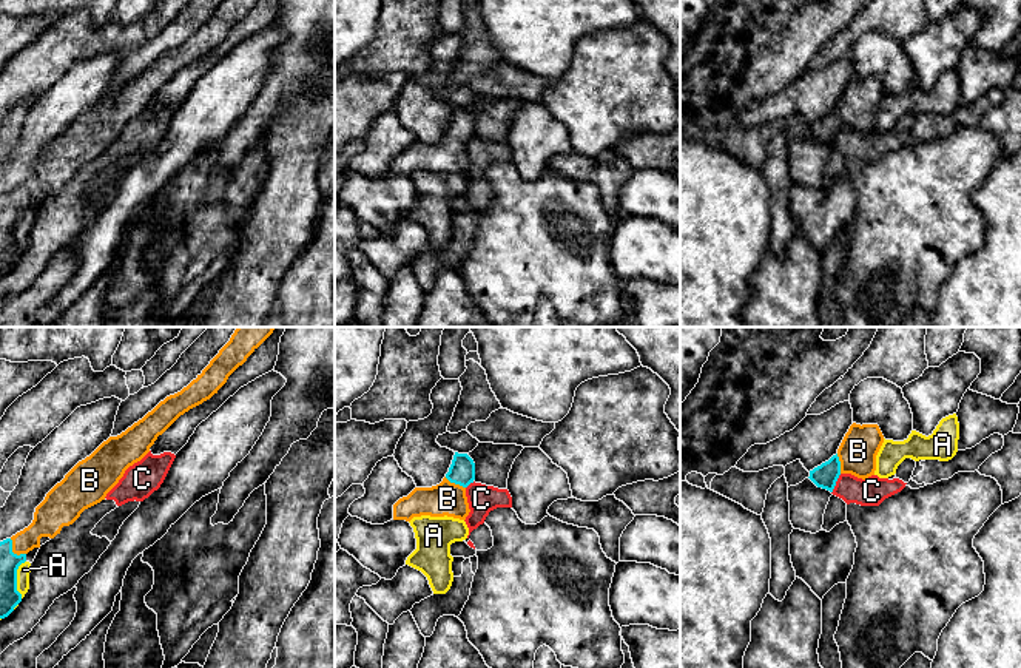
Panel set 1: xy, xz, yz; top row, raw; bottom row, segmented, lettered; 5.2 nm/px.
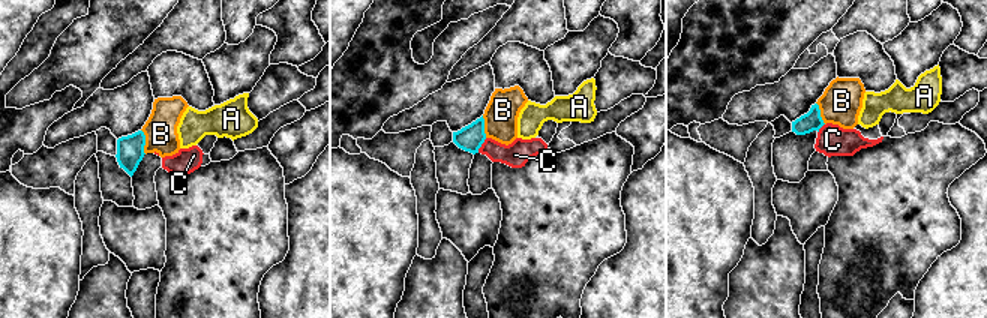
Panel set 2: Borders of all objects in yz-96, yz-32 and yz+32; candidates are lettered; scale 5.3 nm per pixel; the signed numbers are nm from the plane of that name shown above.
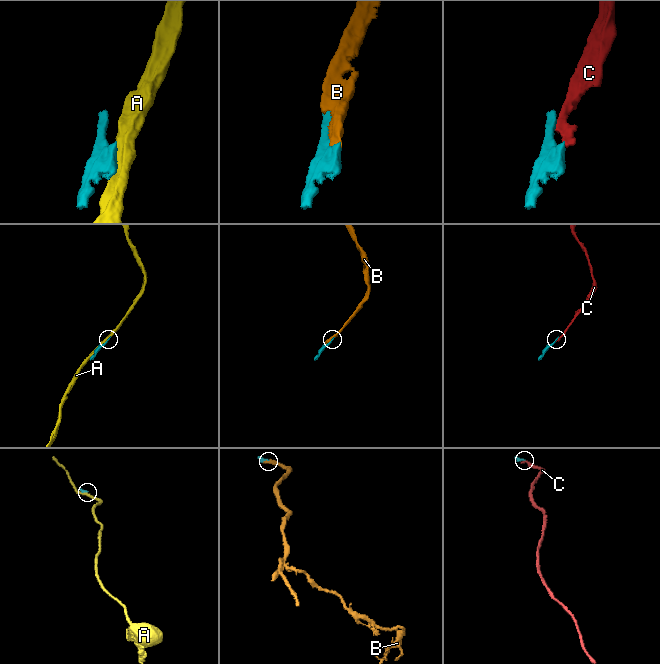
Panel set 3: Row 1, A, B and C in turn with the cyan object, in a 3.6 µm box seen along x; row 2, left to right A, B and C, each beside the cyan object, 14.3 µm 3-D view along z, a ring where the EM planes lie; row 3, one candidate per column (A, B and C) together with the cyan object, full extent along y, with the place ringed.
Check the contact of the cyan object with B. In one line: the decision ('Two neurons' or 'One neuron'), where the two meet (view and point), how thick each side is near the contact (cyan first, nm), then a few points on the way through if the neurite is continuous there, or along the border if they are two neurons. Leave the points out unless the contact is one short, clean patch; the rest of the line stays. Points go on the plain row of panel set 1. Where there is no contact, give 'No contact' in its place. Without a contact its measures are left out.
One neuron. Touches cyan at xy (11, 205). Thickness 110 nm (cyan) against 160 nm

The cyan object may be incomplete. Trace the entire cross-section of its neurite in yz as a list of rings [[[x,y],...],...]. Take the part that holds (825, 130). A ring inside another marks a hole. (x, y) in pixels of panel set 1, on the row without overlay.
[[[853,77],[845,88],[837,108],[810,125],[810,134],[822,143],[833,147],[841,128],[868,133],[876,125],[876,110],[884,97],[878,79]]]

